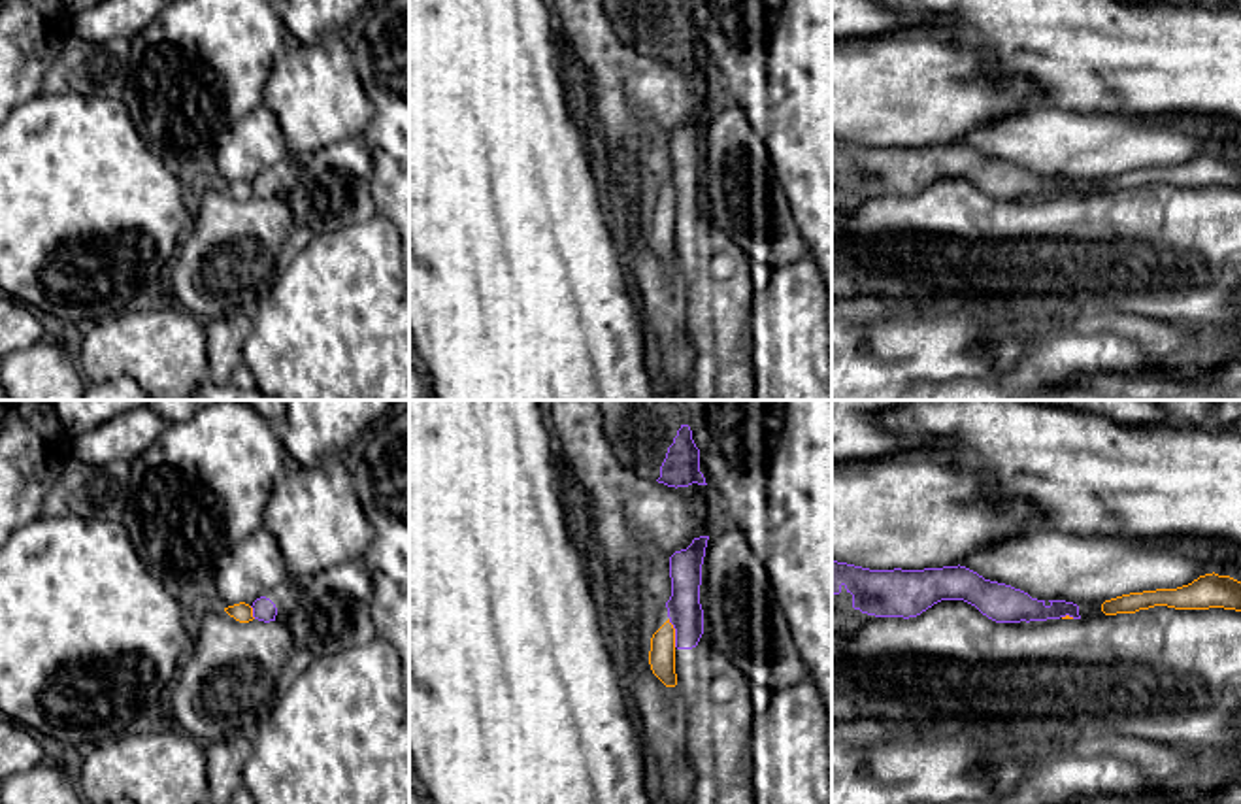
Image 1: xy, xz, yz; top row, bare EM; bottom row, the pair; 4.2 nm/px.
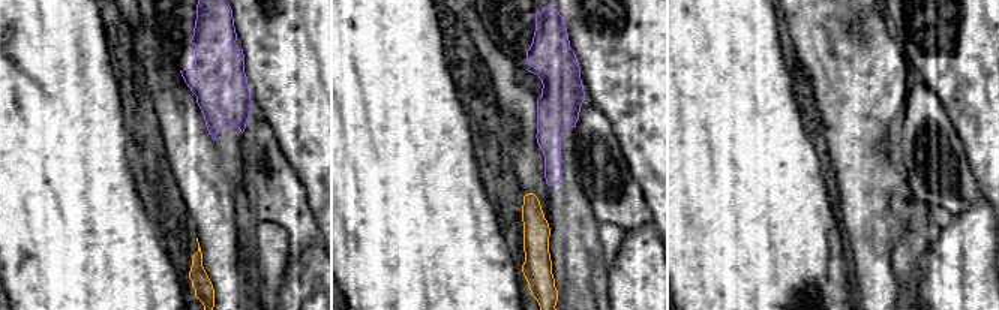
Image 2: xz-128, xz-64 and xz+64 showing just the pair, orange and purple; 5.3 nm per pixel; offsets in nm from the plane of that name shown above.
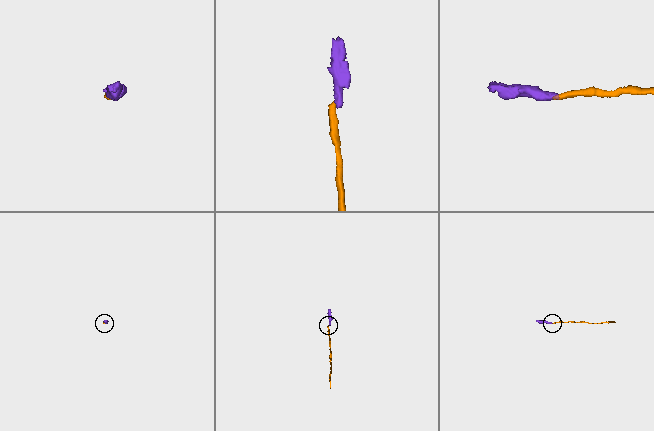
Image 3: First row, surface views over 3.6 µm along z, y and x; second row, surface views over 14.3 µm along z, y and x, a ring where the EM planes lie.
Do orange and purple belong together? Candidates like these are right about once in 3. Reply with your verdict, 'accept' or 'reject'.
reject

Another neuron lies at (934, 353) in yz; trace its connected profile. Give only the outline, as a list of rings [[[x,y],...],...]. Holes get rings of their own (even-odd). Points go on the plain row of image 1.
[[[930,293],[903,317],[849,325],[832,319],[832,400],[1043,400],[1037,393],[1073,376],[1115,372],[1196,377],[1230,360],[1241,362],[1241,315],[1198,330],[1194,342],[1166,355],[1147,355],[1133,342],[1100,325],[1101,317],[1064,311],[1058,304],[1035,311],[964,294]],[[1013,325],[1037,336],[1015,370],[1001,374],[986,357],[981,334]]]

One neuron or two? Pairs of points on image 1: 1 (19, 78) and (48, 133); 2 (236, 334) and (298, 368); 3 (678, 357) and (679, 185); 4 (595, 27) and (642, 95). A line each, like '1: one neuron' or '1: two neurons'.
1: two neurons
2: two neurons
3: two neurons
4: one neuron

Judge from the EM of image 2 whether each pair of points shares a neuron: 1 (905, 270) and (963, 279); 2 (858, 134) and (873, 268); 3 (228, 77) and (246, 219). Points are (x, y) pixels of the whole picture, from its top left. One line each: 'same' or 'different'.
1: different
2: same
3: same

